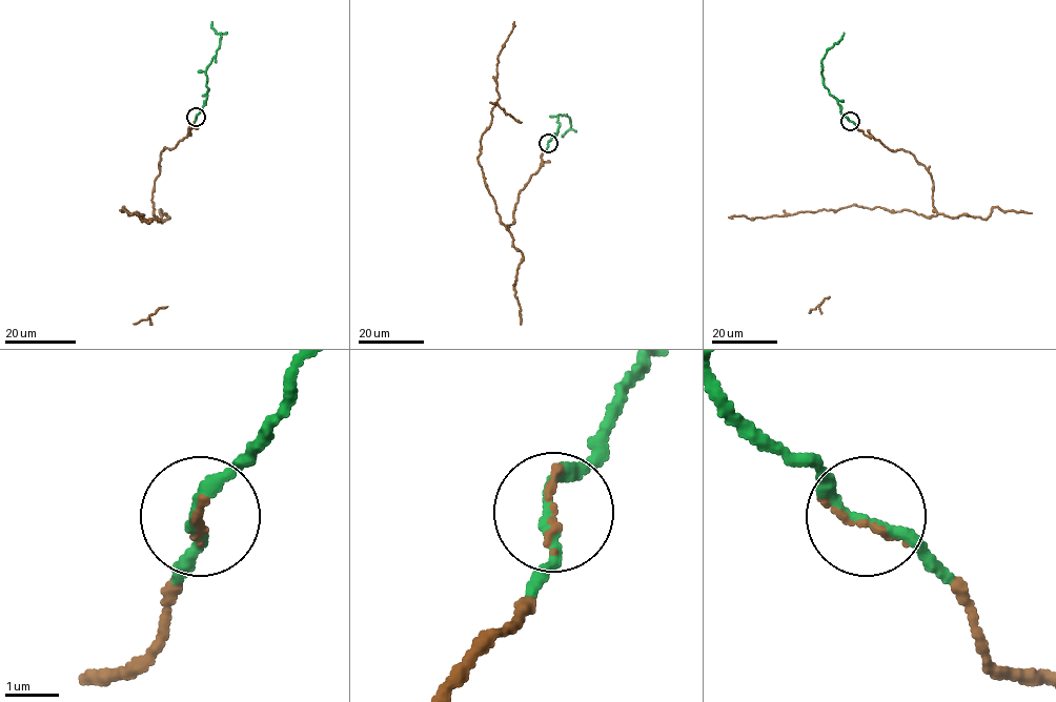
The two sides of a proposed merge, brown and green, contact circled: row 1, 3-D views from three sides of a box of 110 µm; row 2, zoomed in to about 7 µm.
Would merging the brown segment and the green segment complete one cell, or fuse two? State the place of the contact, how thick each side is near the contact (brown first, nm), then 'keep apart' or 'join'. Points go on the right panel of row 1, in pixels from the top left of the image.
place (850, 121); calibres 110 and 180 nm; join

